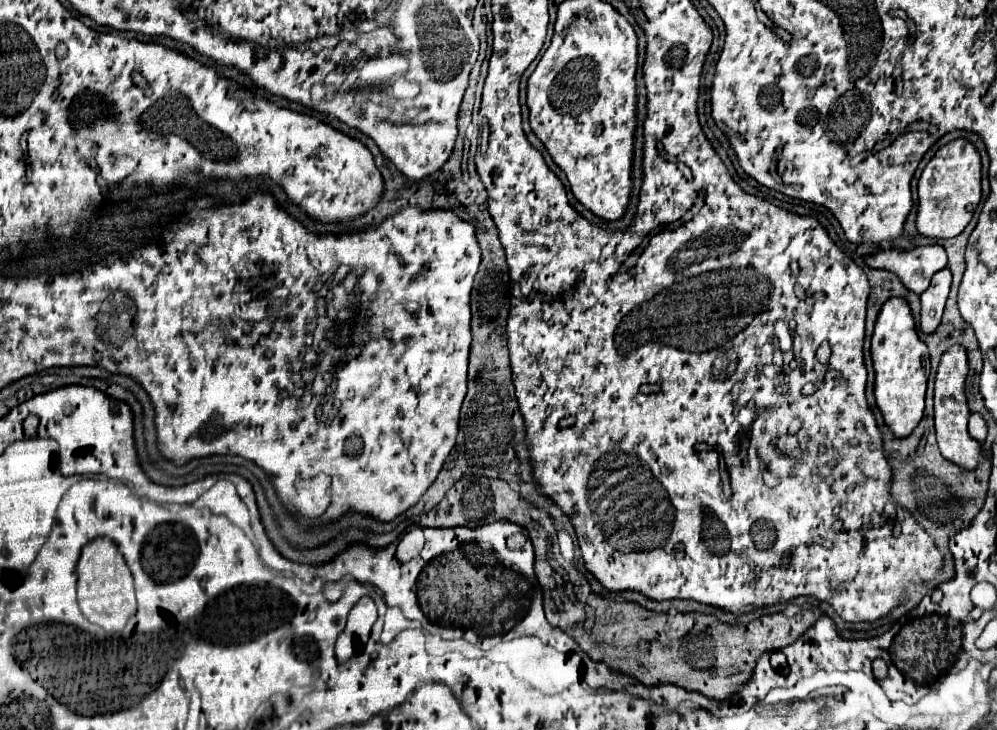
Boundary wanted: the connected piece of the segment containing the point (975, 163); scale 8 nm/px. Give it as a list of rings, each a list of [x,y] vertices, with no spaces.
[[[966,138],[952,140],[934,154],[918,182],[920,204],[916,226],[922,236],[954,238],[968,226],[976,206],[980,204],[980,170],[980,154]]]

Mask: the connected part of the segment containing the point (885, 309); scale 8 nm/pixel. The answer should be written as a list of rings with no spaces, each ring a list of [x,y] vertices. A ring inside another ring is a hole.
[[[888,298],[880,308],[872,334],[872,362],[874,362],[874,396],[876,404],[884,416],[886,426],[896,438],[906,438],[920,422],[924,414],[924,394],[926,380],[930,372],[928,348],[918,338],[910,306],[904,298]]]

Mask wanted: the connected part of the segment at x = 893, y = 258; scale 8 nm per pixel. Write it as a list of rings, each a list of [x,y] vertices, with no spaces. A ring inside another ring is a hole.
[[[924,246],[914,248],[910,252],[896,252],[896,250],[880,250],[878,254],[868,258],[872,268],[884,268],[896,272],[902,284],[912,290],[914,294],[922,294],[930,278],[946,268],[946,252],[942,246]]]

